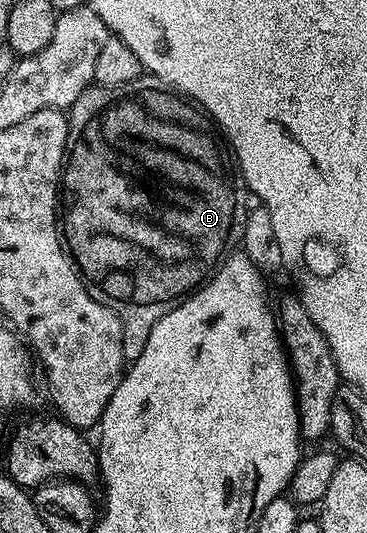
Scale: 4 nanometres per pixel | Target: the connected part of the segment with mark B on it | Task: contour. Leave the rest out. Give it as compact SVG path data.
M143 75L124 86L105 88L102 85L91 85L84 90L84 94L80 94L80 98L76 98L76 102L68 110L68 119L70 133L60 181L60 200L64 205L64 211L60 216L60 228L64 233L64 244L70 259L74 261L82 277L82 283L85 284L88 294L92 294L96 302L108 306L120 318L122 359L132 362L140 358L140 354L144 354L144 345L148 343L148 334L152 326L156 326L156 322L160 322L160 318L164 318L164 314L168 314L168 310L177 306L183 297L205 284L214 275L214 269L241 245L248 211L248 203L246 204L248 189L241 171L236 167L231 149L224 143L219 129L210 119L210 113L205 108L199 108L193 100L183 96L182 93L163 86L152 75Z

